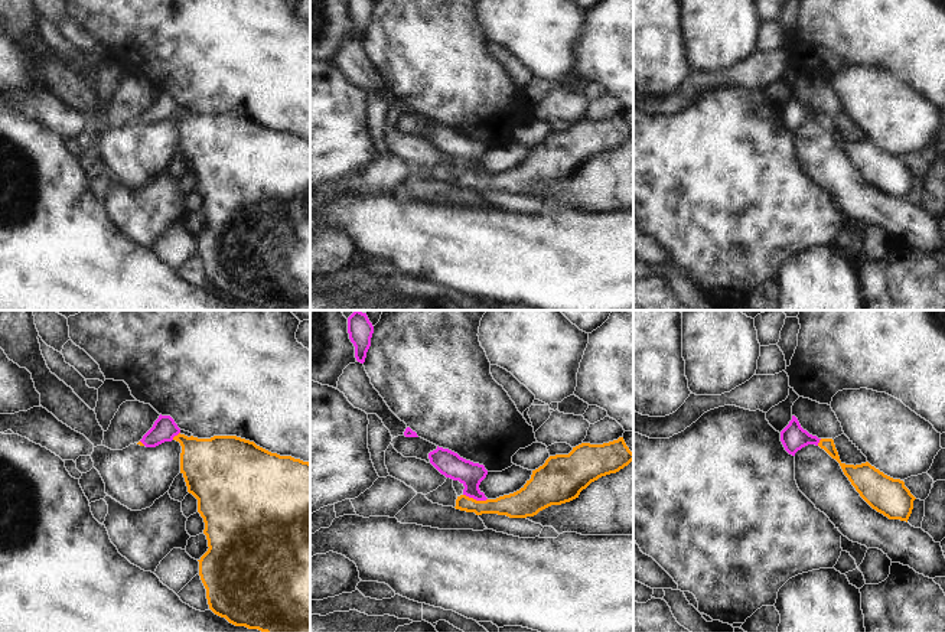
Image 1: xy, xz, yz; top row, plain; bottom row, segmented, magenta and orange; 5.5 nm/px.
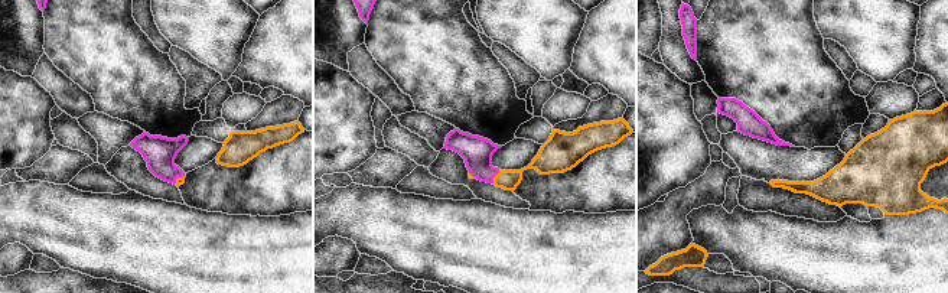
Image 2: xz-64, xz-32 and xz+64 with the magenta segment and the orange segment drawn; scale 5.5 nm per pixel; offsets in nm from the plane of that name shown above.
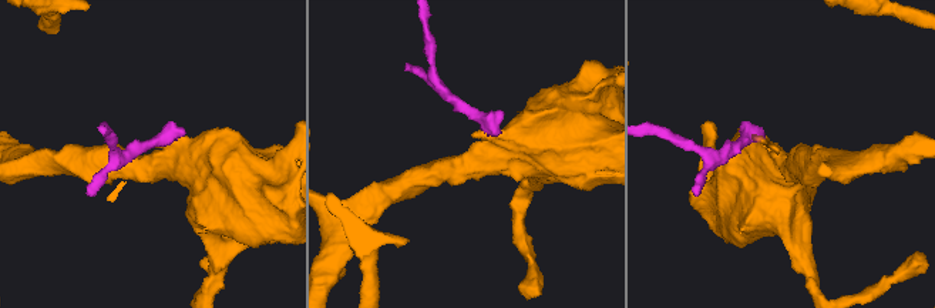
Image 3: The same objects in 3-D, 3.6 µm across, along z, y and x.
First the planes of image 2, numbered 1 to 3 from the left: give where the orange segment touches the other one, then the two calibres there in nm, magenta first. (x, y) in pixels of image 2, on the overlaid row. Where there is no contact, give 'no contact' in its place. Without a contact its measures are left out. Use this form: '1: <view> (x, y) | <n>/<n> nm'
1: xz-64 (178, 176) | 180/50 nm
2: xz-32 (494, 176) | 170/110 nm
3: no contact

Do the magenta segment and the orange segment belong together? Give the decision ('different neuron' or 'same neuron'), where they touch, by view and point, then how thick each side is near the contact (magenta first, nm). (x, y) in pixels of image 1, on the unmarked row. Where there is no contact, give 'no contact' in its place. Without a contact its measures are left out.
same neuron | xz (475, 175) | 140/140 nm

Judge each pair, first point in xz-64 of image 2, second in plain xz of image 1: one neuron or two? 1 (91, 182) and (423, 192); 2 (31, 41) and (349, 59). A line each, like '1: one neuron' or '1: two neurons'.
1: one neuron
2: two neurons

